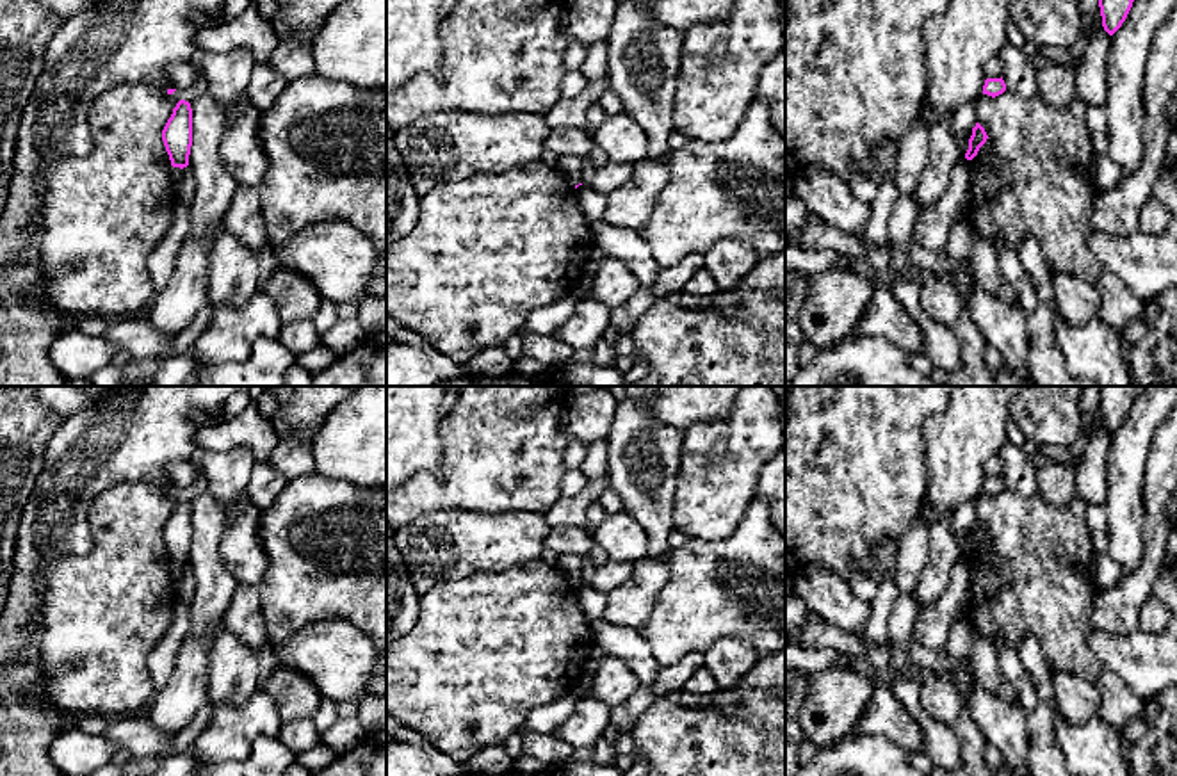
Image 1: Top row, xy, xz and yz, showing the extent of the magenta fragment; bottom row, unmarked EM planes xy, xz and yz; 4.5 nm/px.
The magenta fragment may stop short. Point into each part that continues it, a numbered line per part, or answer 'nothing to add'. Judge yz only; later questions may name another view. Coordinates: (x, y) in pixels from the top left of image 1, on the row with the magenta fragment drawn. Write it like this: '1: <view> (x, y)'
nothing to add

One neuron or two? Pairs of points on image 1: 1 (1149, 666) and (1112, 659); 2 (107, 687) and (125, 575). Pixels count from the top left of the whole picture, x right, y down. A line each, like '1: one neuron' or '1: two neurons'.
1: one neuron
2: one neuron

